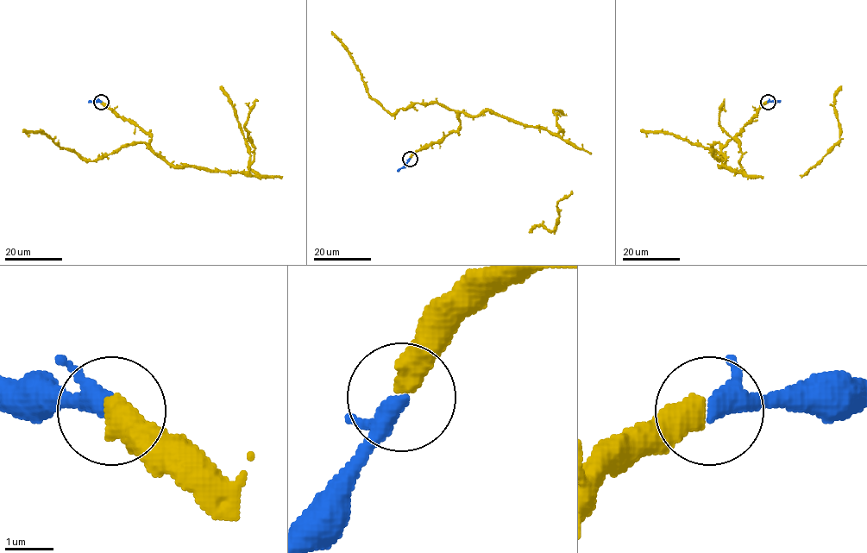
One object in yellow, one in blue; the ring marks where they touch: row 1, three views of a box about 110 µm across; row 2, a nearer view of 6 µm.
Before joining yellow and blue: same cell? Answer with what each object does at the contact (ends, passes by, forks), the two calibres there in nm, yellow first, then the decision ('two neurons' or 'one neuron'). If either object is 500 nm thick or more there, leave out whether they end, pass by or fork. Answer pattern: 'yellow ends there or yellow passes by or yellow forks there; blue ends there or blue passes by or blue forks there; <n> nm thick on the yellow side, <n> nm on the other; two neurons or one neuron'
550 nm thick on the yellow side, 320 nm on the other; one neuron

